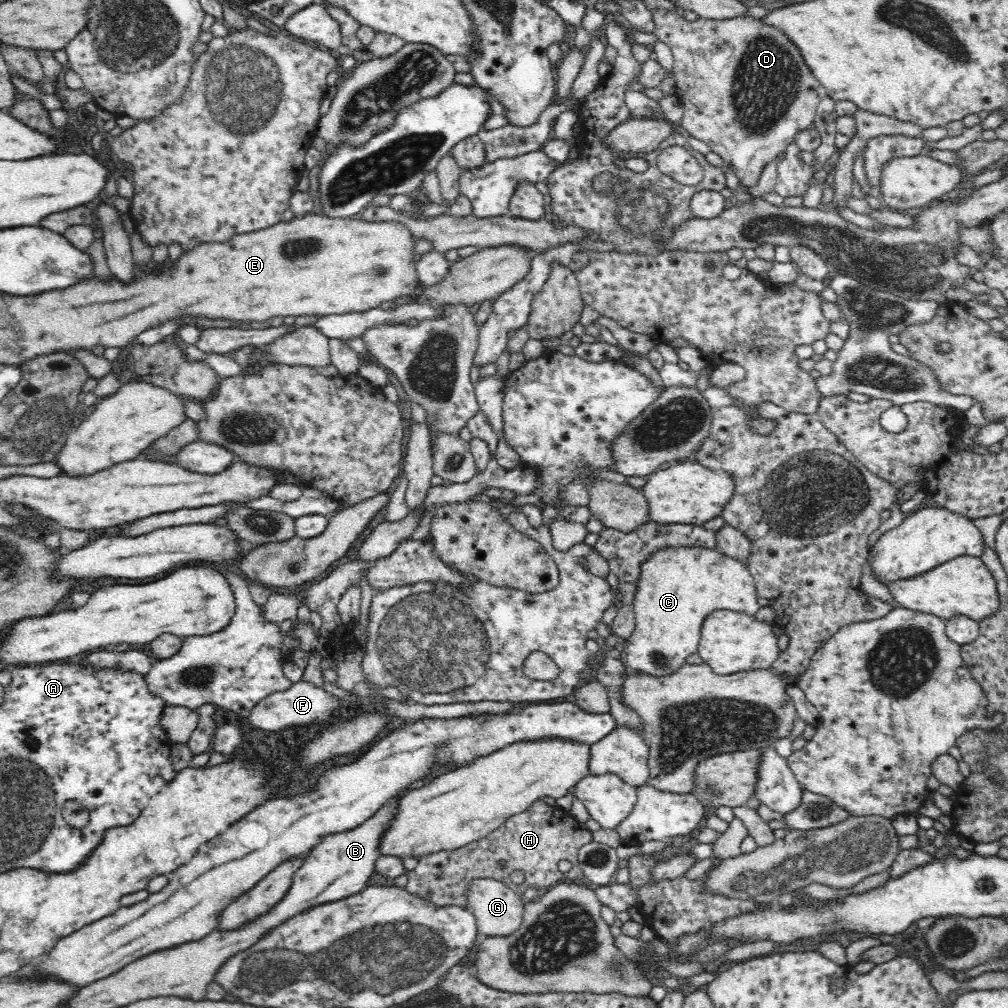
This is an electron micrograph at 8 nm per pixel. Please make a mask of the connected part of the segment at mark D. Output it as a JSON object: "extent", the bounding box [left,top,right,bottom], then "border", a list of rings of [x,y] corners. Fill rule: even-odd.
{"extent":[652,11,827,193],"border":[[[652,11],[652,16],[655,22],[655,34],[658,36],[659,40],[667,44],[673,54],[673,77],[675,80],[675,94],[678,95],[680,103],[684,105],[684,118],[682,118],[682,132],[688,136],[698,139],[706,143],[712,153],[720,156],[722,162],[732,169],[732,173],[736,175],[736,178],[740,182],[742,188],[746,188],[746,191],[750,193],[751,189],[755,188],[761,175],[763,169],[778,157],[779,154],[785,152],[789,145],[795,143],[796,135],[803,131],[804,129],[810,129],[813,126],[813,120],[815,118],[815,113],[817,107],[822,102],[823,98],[827,96],[827,90],[818,82],[818,79],[813,75],[813,72],[808,70],[808,65],[804,62],[804,57],[800,52],[799,48],[796,48],[788,36],[778,30],[775,26],[770,26],[766,24],[763,19],[752,18],[751,16],[743,16],[731,18],[728,20],[717,21],[702,16],[698,17],[693,21],[688,21],[674,13],[674,11],[665,12],[662,11]]]}

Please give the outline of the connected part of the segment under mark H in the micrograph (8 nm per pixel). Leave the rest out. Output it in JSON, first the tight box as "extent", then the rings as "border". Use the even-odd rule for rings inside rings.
{"extent":[405,799,592,908],"border":[[[542,799],[536,800],[528,810],[512,815],[508,820],[480,840],[471,842],[458,850],[440,851],[419,860],[418,866],[407,872],[408,883],[405,886],[410,894],[422,897],[439,907],[459,906],[468,908],[467,890],[474,879],[492,878],[512,887],[516,894],[522,896],[527,889],[536,889],[539,893],[552,888],[556,883],[584,882],[578,859],[579,850],[592,842],[592,831],[585,823],[558,805],[550,805]],[[562,860],[572,863],[572,869],[561,872],[558,864]],[[522,870],[524,883],[512,885],[510,874]]]}

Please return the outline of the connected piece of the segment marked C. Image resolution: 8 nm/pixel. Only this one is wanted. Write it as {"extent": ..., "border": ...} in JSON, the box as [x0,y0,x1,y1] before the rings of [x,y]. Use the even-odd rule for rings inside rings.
{"extent":[623,547,762,677],"border":[[[668,547],[659,551],[656,551],[642,566],[640,573],[640,584],[638,584],[638,590],[636,590],[636,598],[634,598],[633,610],[635,613],[635,630],[626,639],[626,648],[623,653],[623,660],[625,665],[632,671],[640,673],[640,675],[650,675],[652,677],[663,677],[674,674],[680,667],[686,666],[687,659],[694,654],[698,654],[698,648],[700,648],[700,637],[702,633],[702,624],[704,620],[714,614],[716,610],[732,610],[736,613],[745,613],[755,617],[758,614],[758,610],[762,608],[758,604],[758,593],[756,593],[756,587],[751,572],[747,569],[744,563],[732,559],[722,554],[717,549],[708,549],[708,547]]]}

